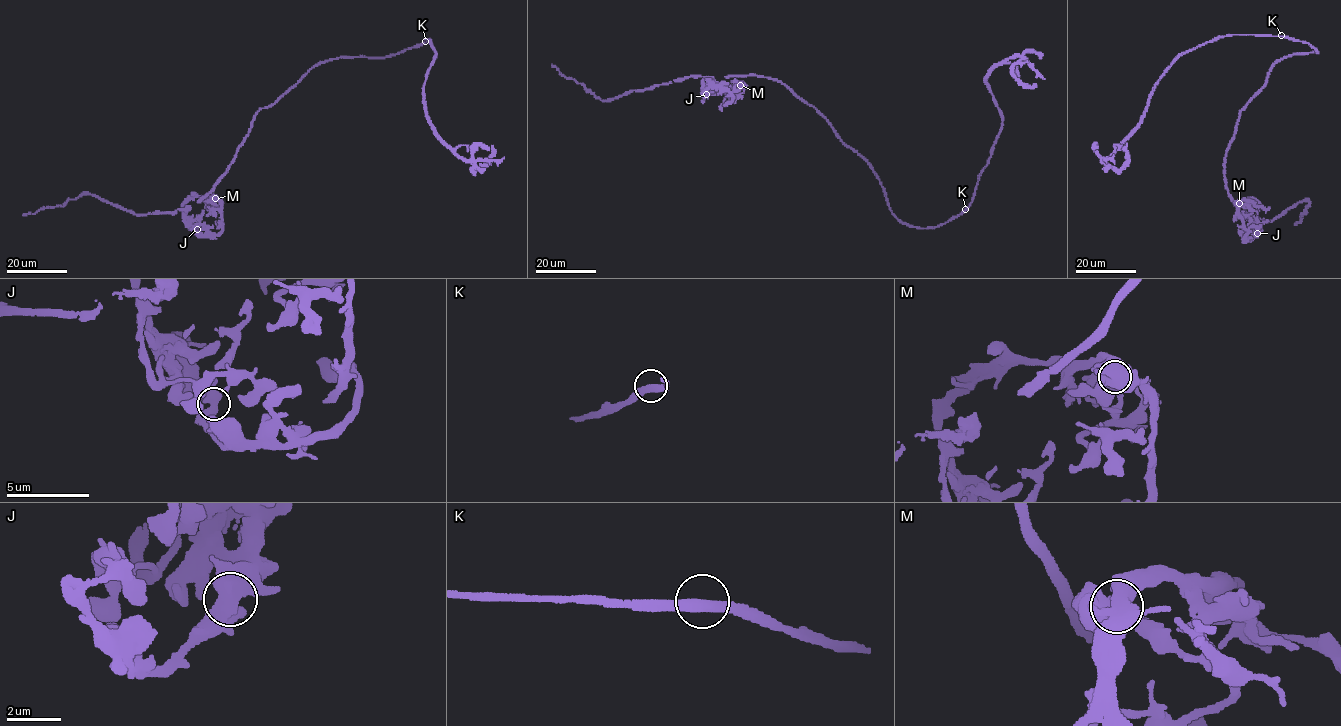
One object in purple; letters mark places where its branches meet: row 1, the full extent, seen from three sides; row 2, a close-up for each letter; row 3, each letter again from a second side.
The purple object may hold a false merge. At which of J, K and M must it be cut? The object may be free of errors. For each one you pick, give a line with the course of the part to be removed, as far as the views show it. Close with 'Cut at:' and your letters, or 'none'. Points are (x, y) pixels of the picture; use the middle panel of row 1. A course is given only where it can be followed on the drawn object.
Cut at: none

